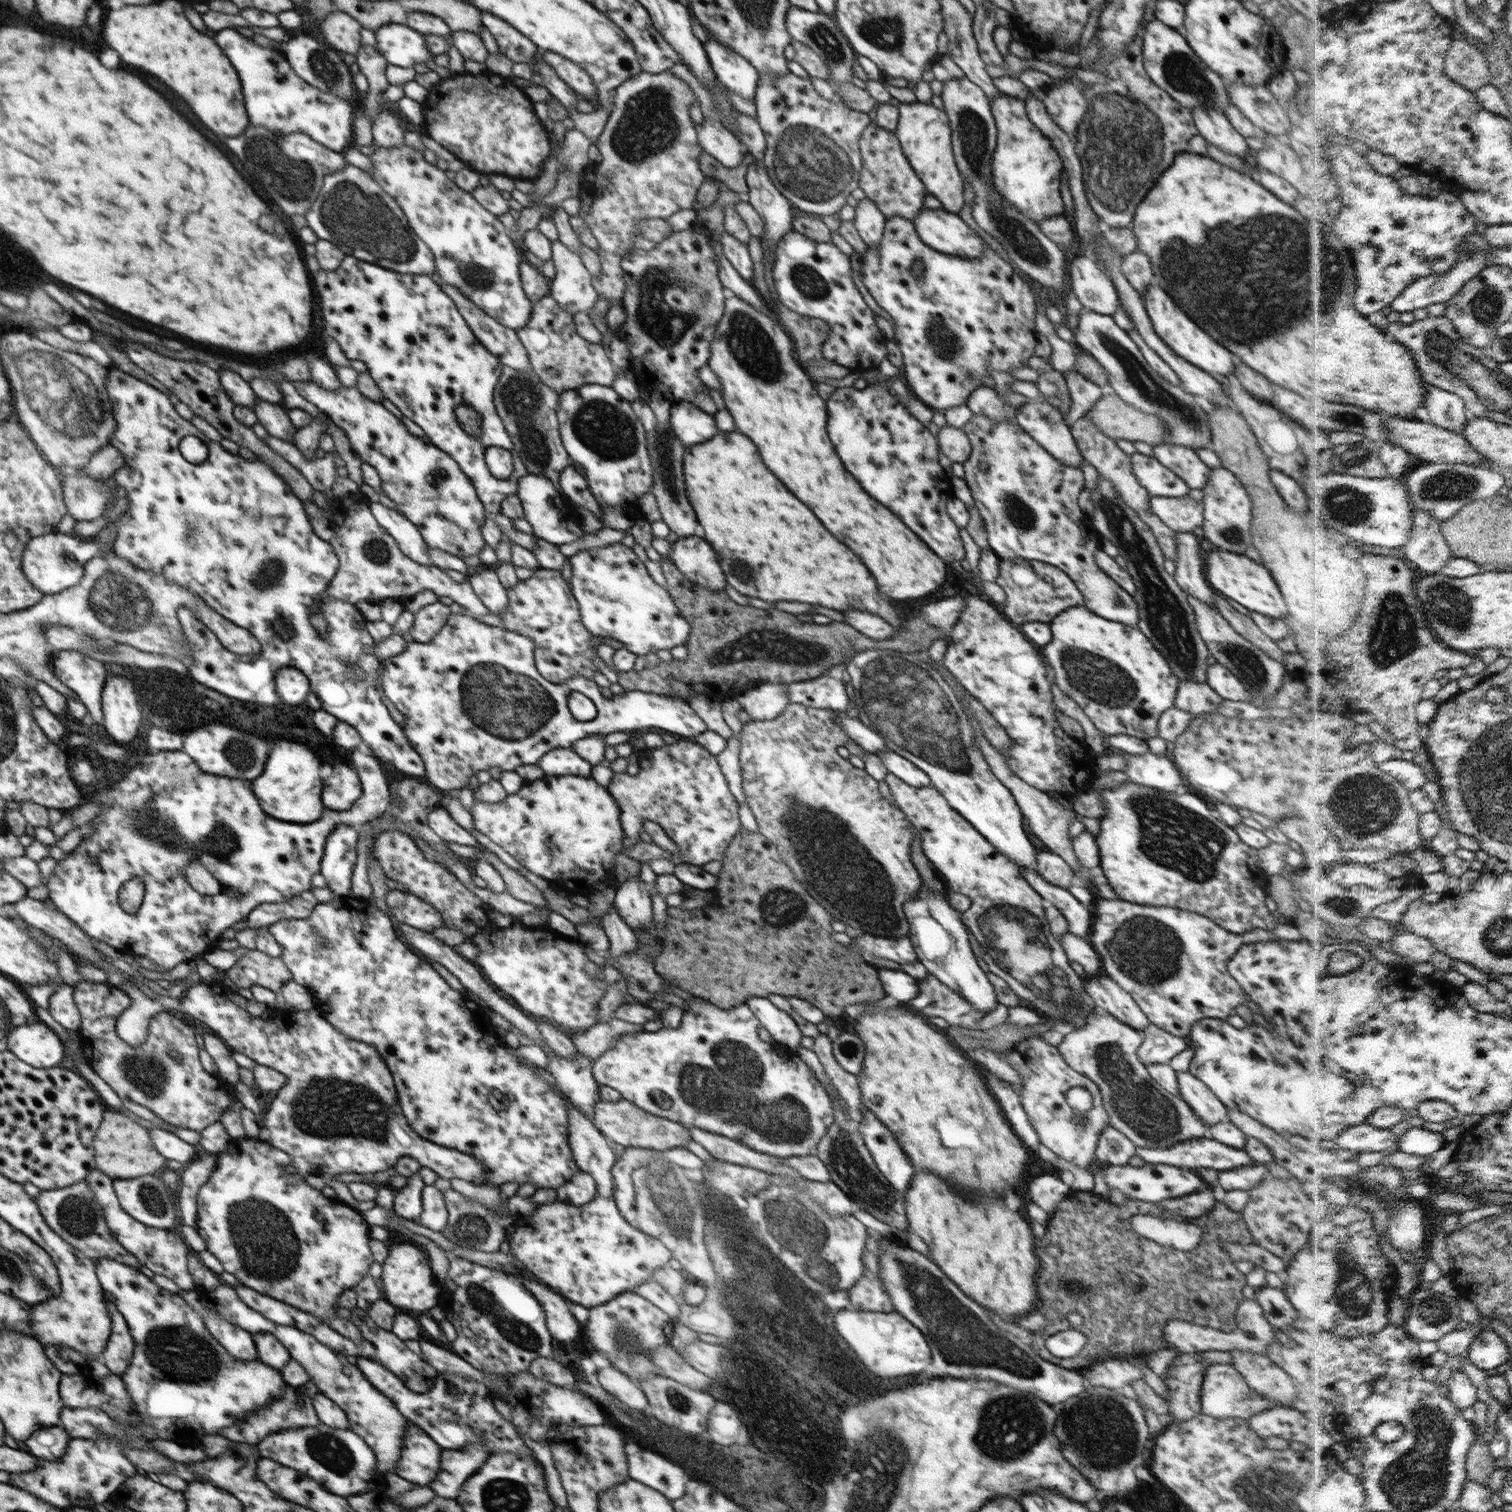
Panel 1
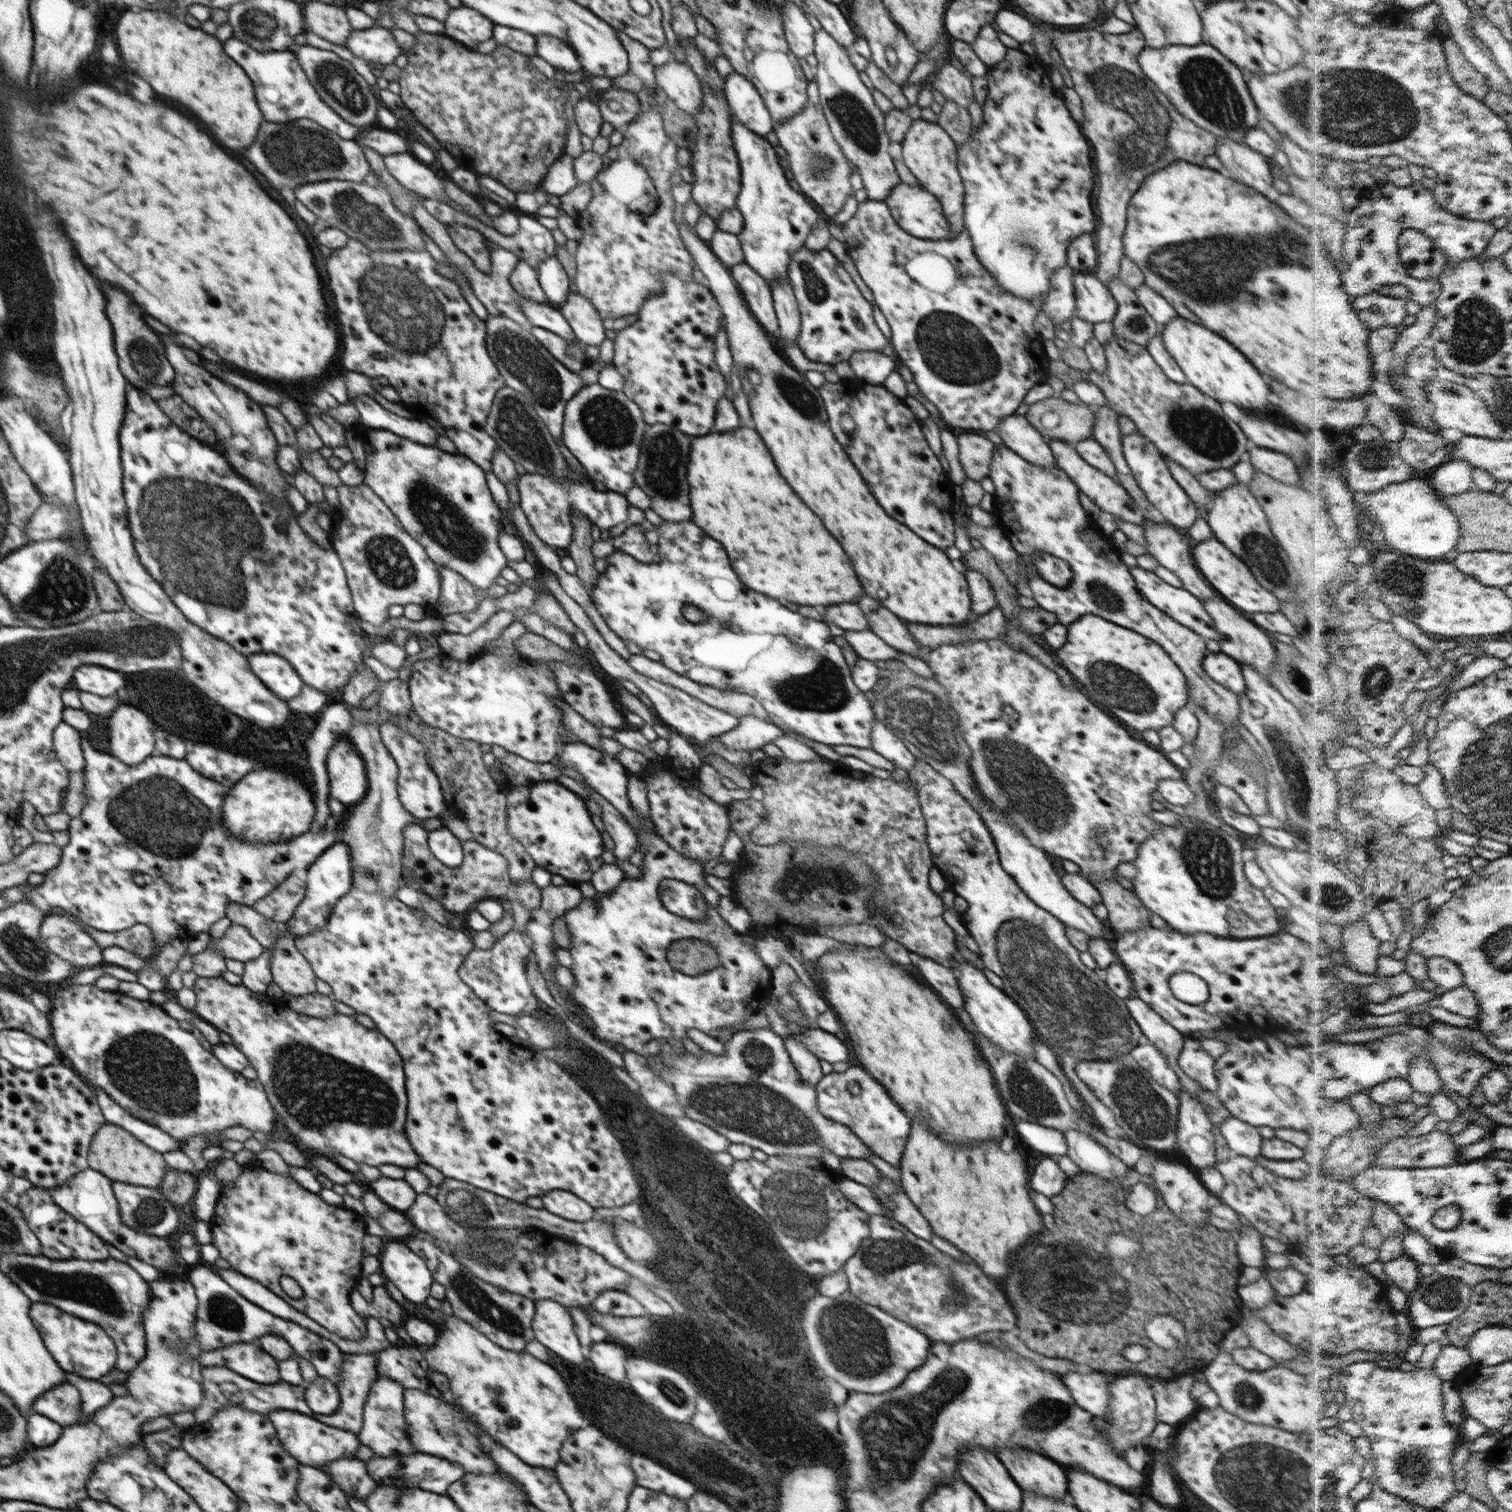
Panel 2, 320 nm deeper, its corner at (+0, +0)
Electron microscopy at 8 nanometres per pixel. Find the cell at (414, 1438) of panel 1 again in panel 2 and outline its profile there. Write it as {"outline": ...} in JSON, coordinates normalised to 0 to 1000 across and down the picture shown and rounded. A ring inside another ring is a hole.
{"outline":[[[249,909],[249,911],[245,915],[245,919],[240,930],[240,944],[236,948],[236,950],[239,955],[245,956],[251,963],[269,963],[269,962],[275,960],[272,958],[271,952],[267,952],[269,951],[269,942],[267,942],[268,937],[267,933],[268,931],[267,920],[267,915],[254,909]]]}

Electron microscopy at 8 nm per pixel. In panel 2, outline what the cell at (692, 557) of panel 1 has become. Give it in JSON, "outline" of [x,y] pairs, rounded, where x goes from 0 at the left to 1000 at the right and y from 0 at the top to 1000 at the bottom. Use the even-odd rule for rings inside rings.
{"outline":[[[438,344],[438,347],[435,349],[434,351],[435,351],[435,354],[437,355],[435,356],[435,360],[437,373],[425,373],[410,364],[407,364],[405,367],[401,369],[403,374],[401,376],[401,378],[397,378],[397,380],[396,380],[396,386],[394,386],[394,388],[393,388],[392,394],[390,394],[395,404],[399,407],[401,413],[402,413],[412,424],[416,423],[417,425],[420,425],[425,430],[429,429],[434,431],[438,436],[437,439],[443,442],[443,443],[445,443],[447,446],[454,447],[456,450],[467,454],[474,454],[474,456],[482,454],[488,458],[498,460],[503,464],[508,472],[513,474],[521,483],[524,483],[526,485],[530,486],[535,489],[538,489],[539,491],[546,493],[554,493],[554,492],[560,492],[560,493],[566,493],[566,495],[577,495],[576,484],[579,477],[577,466],[574,464],[571,458],[570,458],[564,450],[563,445],[563,442],[560,439],[557,430],[556,427],[552,425],[551,421],[549,420],[549,415],[546,414],[546,412],[545,411],[541,411],[541,410],[533,409],[533,407],[532,407],[532,411],[530,411],[530,407],[529,407],[528,405],[524,405],[524,403],[519,402],[516,398],[513,398],[513,397],[511,397],[511,396],[508,396],[508,394],[504,394],[504,393],[501,393],[501,392],[493,389],[493,388],[488,384],[488,381],[485,380],[485,377],[484,377],[484,374],[483,374],[483,370],[481,370],[481,366],[480,366],[480,364],[478,362],[478,360],[474,358],[472,356],[468,356],[460,347],[458,347],[458,345],[440,345],[440,344]],[[455,399],[462,401],[465,406],[468,406],[468,409],[462,411],[461,412],[456,411],[452,407],[452,402]]]}

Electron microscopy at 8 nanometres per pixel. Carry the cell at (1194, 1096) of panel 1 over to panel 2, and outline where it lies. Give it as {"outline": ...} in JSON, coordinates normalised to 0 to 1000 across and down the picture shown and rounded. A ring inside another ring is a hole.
{"outline":[[[782,688],[782,694],[779,698],[779,706],[784,712],[794,717],[795,720],[804,724],[806,714],[803,712],[803,700],[798,697],[792,688]]]}

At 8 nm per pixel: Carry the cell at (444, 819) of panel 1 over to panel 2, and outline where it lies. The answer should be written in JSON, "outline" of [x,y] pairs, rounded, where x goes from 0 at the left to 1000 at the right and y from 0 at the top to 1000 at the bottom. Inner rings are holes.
{"outline":[[[284,546],[282,558],[285,564],[298,574],[304,573],[307,569],[306,558],[293,546]]]}

